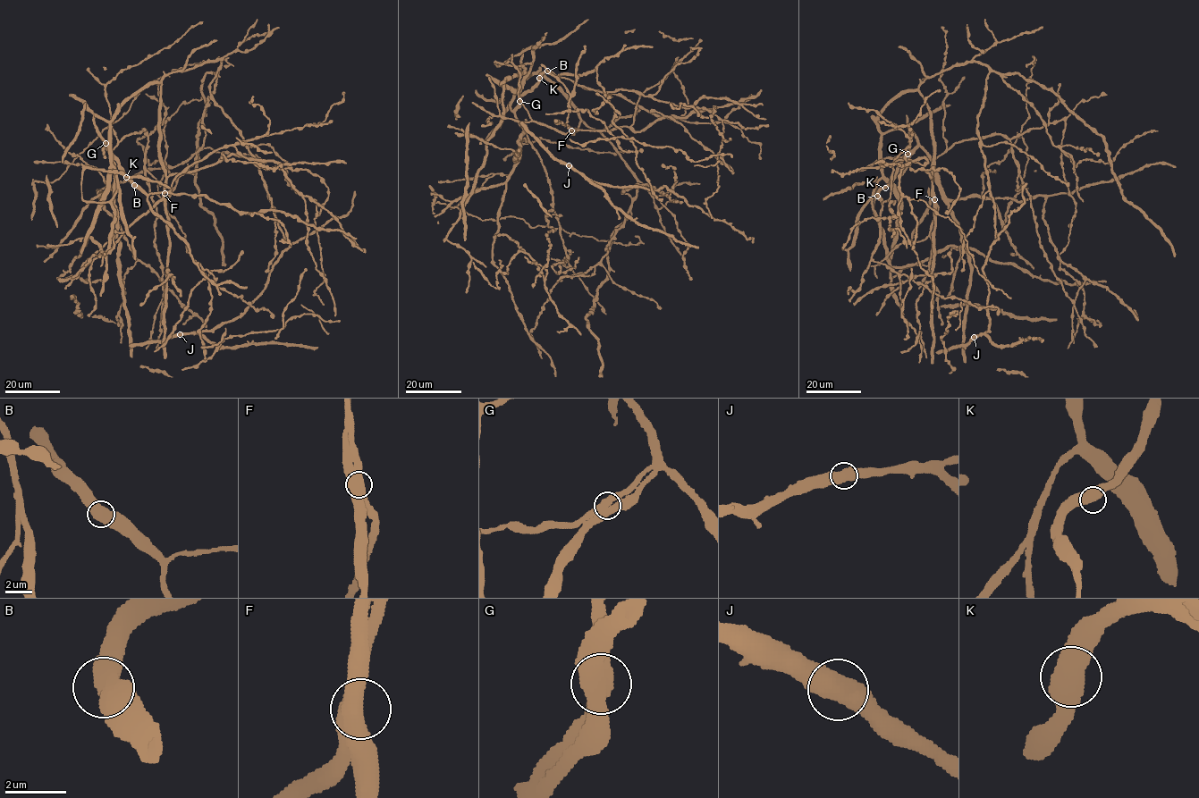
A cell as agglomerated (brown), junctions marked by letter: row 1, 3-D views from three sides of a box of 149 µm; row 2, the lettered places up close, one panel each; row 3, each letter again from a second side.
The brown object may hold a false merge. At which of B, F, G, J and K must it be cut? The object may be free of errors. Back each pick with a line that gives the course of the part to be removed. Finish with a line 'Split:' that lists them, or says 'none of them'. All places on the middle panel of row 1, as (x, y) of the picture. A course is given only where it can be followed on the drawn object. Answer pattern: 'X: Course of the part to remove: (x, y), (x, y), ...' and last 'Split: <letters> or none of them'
Split: none of them

